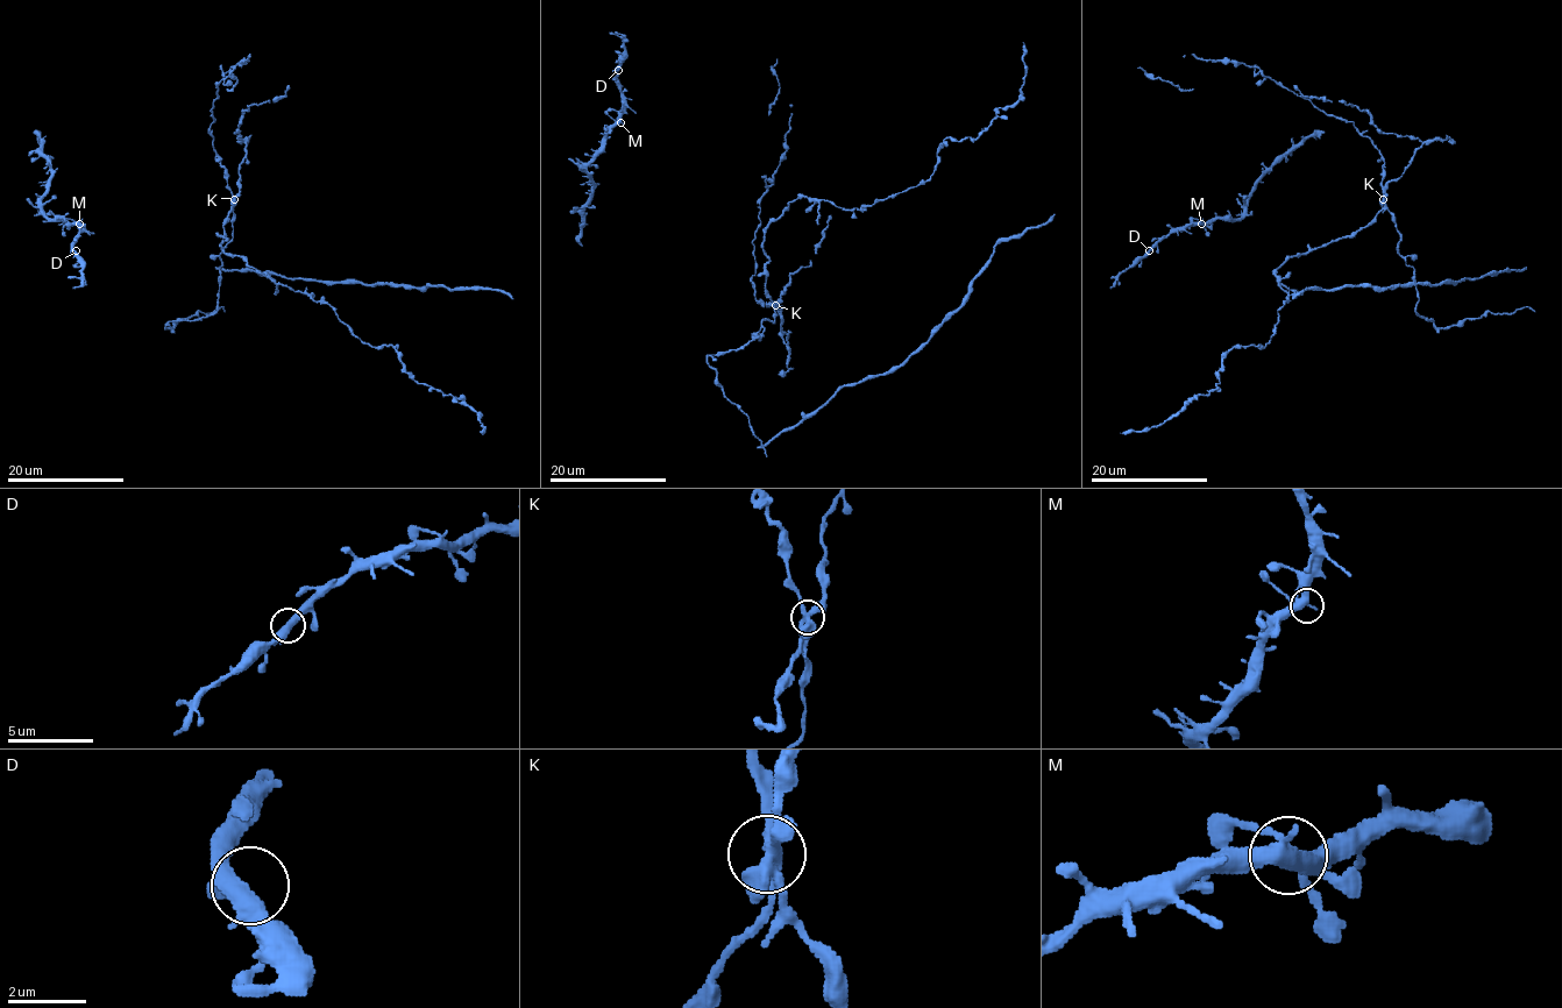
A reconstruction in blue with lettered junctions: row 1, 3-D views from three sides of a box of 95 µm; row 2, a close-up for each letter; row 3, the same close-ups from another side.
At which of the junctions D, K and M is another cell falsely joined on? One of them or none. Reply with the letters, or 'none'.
K

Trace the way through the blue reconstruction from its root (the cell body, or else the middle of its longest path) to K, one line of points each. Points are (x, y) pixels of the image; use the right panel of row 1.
K: (1406, 261), (1397, 250), (1400, 232), (1394, 215), (1383, 198)

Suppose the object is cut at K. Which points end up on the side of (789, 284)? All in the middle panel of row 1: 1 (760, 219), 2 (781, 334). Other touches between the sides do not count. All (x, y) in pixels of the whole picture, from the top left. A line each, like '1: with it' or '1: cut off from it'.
1: cut off from it
2: with it

